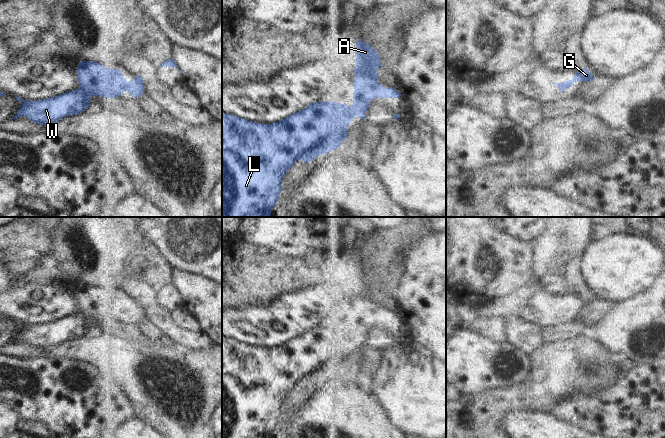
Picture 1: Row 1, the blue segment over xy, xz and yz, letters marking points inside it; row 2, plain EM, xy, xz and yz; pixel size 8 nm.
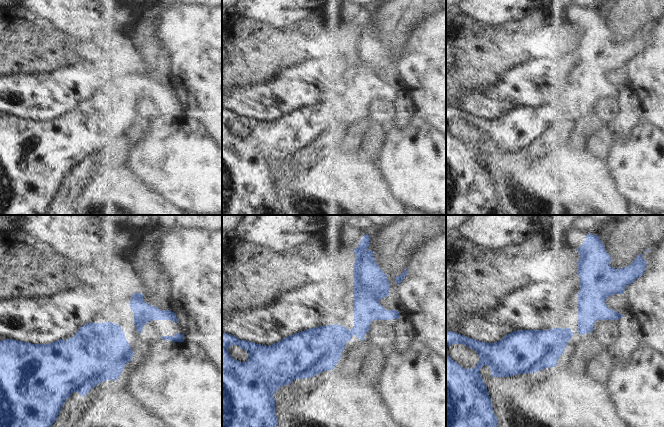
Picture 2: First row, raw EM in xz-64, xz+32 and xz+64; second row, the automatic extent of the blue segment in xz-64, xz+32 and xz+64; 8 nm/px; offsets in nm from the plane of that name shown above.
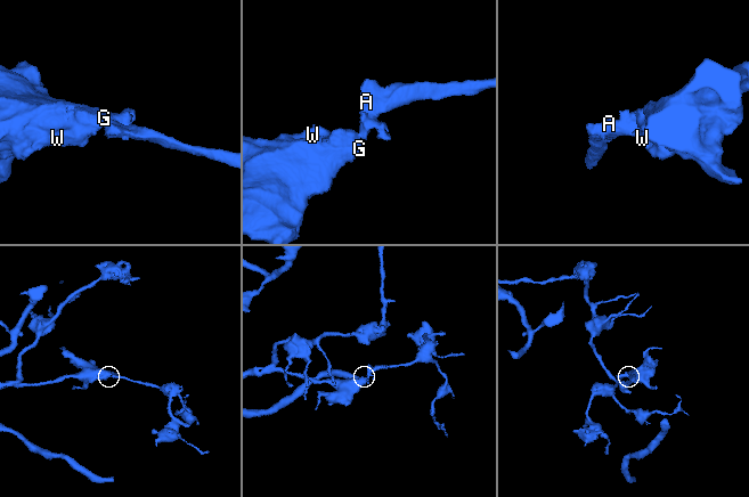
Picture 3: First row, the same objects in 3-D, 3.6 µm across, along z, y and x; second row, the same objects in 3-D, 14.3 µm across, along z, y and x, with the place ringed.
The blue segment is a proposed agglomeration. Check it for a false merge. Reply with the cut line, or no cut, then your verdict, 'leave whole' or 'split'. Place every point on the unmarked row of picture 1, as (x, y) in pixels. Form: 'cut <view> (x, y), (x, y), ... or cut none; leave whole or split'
cut none; leave whole

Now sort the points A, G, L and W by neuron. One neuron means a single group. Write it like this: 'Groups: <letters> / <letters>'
Groups: A G L W

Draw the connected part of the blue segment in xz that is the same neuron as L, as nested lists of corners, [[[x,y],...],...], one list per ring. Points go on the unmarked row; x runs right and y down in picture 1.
[[[362,262],[356,266],[355,281],[354,317],[351,331],[340,326],[315,326],[272,348],[260,348],[222,337],[222,438],[271,438],[280,420],[282,404],[297,384],[307,387],[340,371],[347,361],[347,352],[353,342],[356,340],[366,344],[366,336],[373,322],[399,322],[401,320],[394,312],[385,312],[379,308],[379,298],[376,296],[381,292],[379,279],[369,268],[363,267]]]

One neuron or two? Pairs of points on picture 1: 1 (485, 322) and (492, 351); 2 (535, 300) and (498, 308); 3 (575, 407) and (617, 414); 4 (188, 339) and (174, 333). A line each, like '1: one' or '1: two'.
1: two
2: one
3: one
4: one

